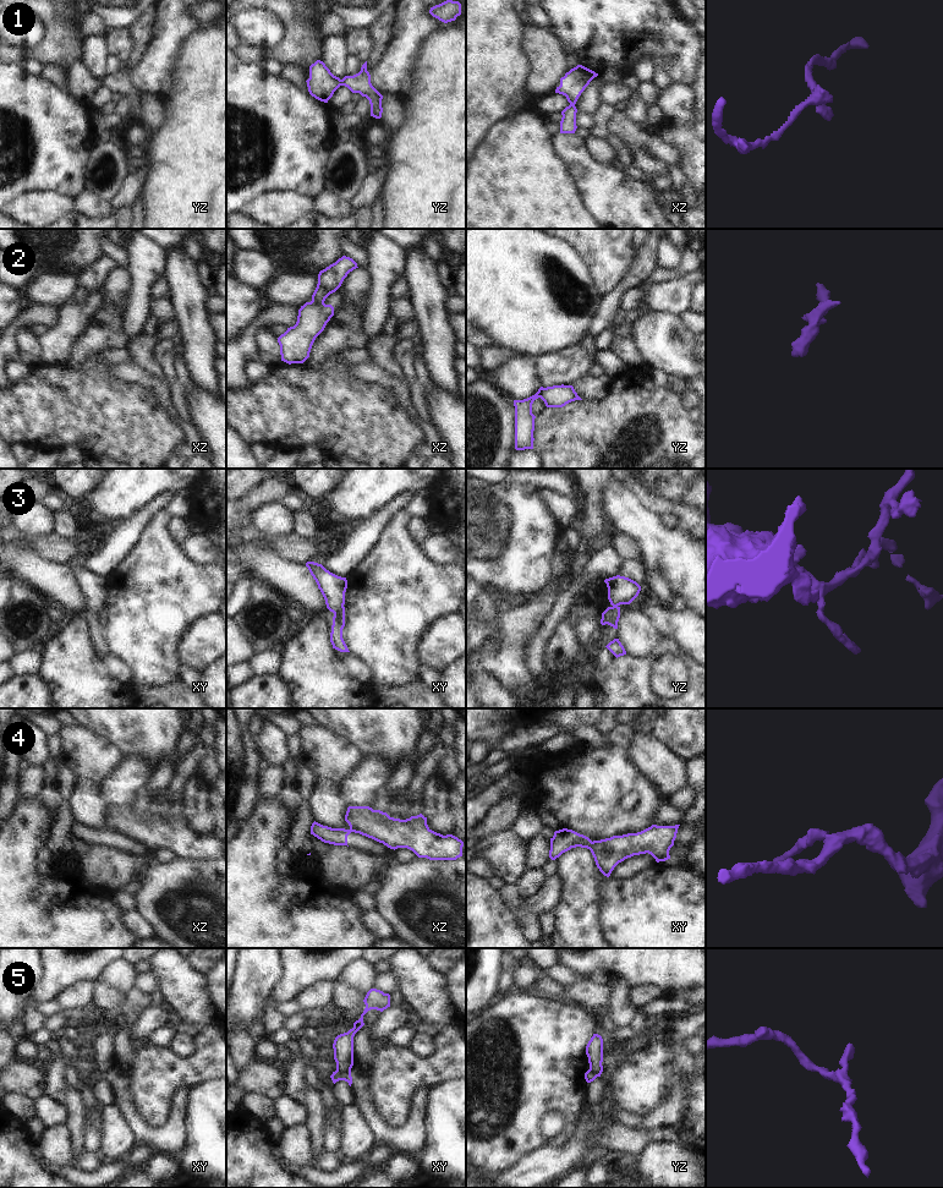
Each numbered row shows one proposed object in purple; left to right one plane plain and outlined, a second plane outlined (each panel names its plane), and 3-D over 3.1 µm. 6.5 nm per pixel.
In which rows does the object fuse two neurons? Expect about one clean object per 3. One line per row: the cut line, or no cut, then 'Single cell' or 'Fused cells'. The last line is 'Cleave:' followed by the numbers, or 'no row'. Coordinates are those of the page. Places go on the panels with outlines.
1: No split. Single cell
2: Split along xz (311, 301), (323, 304). Fused cells
3: No split. Single cell
4: Split along xy (592, 842), (588, 848). Fused cells
5: Split along xy (336, 1068), (340, 1072), (350, 1069). Fused cells
Cleave: 2, 4, 5

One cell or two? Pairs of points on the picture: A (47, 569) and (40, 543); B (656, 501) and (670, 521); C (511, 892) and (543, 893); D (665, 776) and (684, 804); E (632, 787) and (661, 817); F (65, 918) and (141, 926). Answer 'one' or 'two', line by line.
A: two
B: two
C: two
D: two
E: two
F: two

